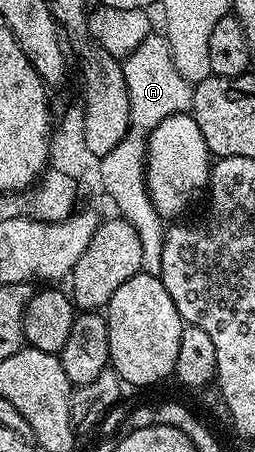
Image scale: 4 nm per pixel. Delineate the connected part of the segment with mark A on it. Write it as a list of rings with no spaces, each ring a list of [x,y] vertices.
[[[152,33],[144,40],[136,51],[122,60],[125,73],[125,85],[129,85],[129,113],[131,114],[131,130],[117,145],[117,149],[109,149],[98,160],[99,183],[103,191],[115,202],[118,214],[137,229],[137,237],[141,240],[142,274],[158,275],[161,273],[161,249],[165,245],[165,220],[157,213],[153,201],[147,192],[147,137],[158,123],[165,117],[173,117],[190,112],[192,84],[181,77],[177,65],[173,63],[171,50],[162,34]]]

